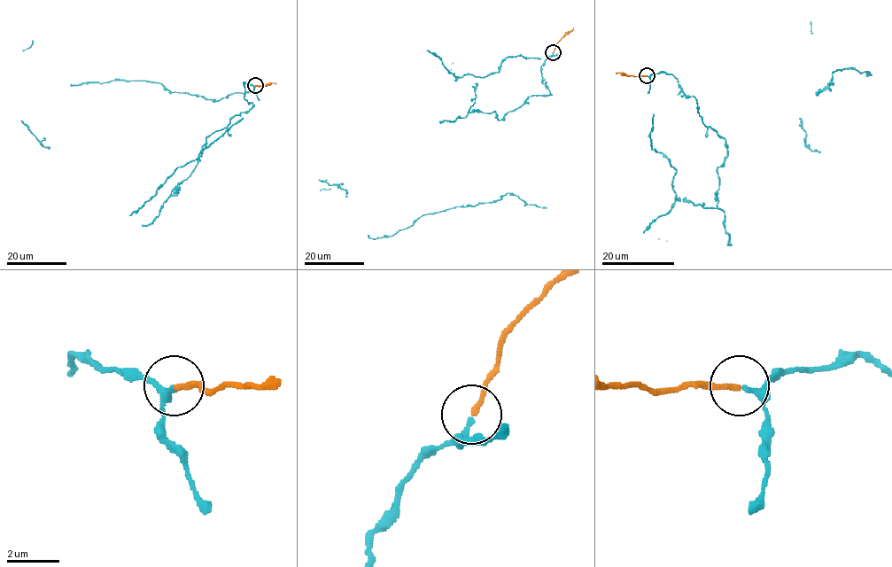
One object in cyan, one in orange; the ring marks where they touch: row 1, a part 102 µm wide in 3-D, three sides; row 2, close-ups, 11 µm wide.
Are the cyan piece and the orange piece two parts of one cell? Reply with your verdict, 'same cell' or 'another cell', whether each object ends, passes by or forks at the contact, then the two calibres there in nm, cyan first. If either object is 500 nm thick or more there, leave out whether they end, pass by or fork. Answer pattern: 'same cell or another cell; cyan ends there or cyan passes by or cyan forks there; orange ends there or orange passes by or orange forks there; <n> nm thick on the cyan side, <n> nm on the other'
same cell; cyan passes by; orange ends there; 170 nm thick on the cyan side, 200 nm on the other

